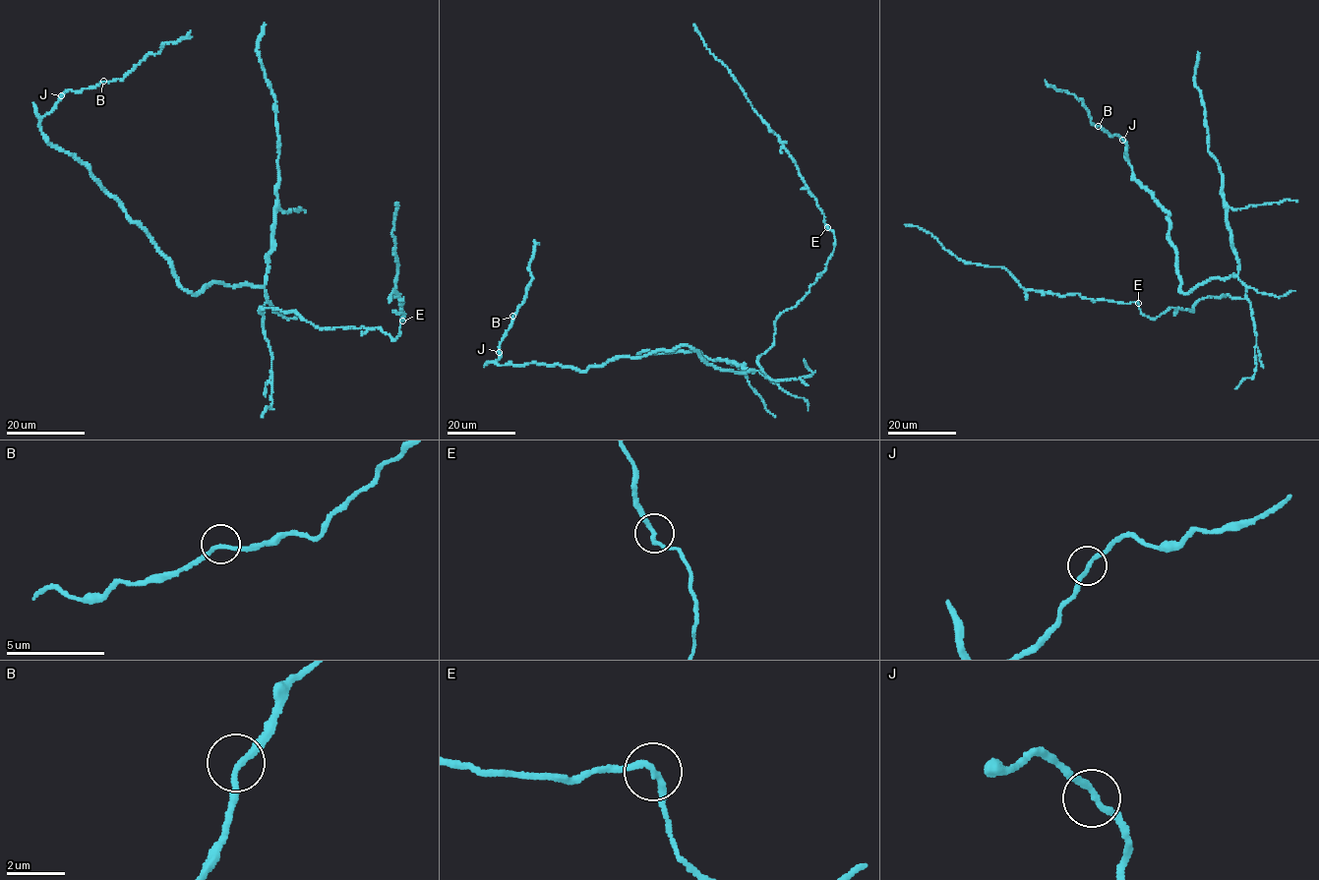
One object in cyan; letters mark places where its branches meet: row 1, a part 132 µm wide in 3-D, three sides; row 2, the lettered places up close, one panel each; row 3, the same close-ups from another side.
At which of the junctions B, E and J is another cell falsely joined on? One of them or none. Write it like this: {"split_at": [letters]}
{"split_at": []}

